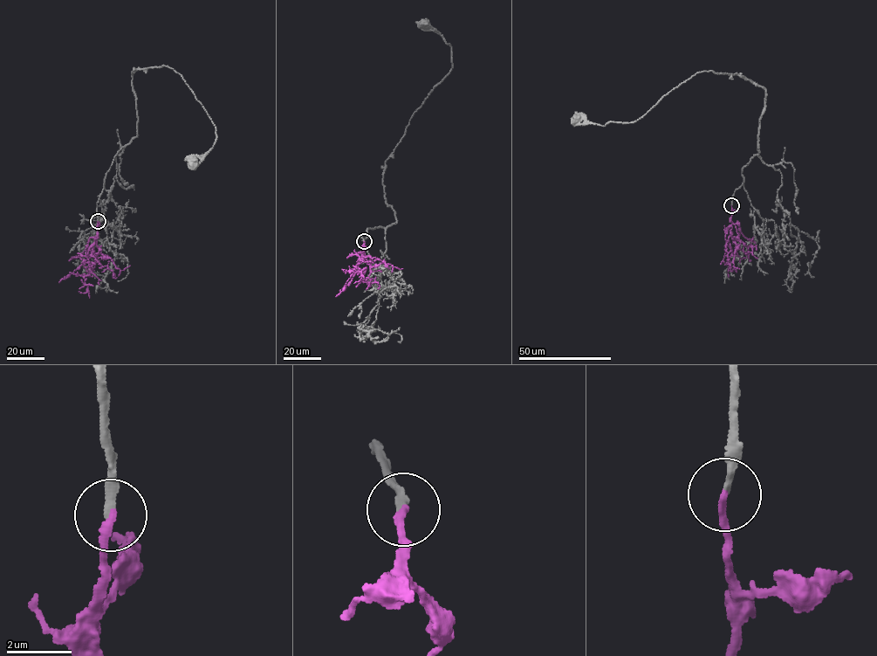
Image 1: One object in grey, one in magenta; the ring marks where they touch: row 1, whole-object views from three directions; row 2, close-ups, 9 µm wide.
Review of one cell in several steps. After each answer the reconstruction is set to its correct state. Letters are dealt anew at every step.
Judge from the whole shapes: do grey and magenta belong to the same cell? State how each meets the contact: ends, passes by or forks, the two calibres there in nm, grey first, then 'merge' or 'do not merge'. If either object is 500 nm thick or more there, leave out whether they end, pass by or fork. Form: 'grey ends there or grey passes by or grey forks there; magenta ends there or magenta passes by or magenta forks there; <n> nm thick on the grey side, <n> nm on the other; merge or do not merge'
grey ends there; magenta ends there; 240 nm thick on the grey side, 220 nm on the other; merge

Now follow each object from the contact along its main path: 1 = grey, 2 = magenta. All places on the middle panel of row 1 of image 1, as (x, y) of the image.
1: (364, 241), (367, 228), (396, 221), (385, 197), (385, 162), (413, 114), (453, 66), (450, 45), (425, 24)
2: (364, 241), (362, 258), (355, 268), (365, 269), (365, 272), (357, 272), (362, 276), (353, 283)

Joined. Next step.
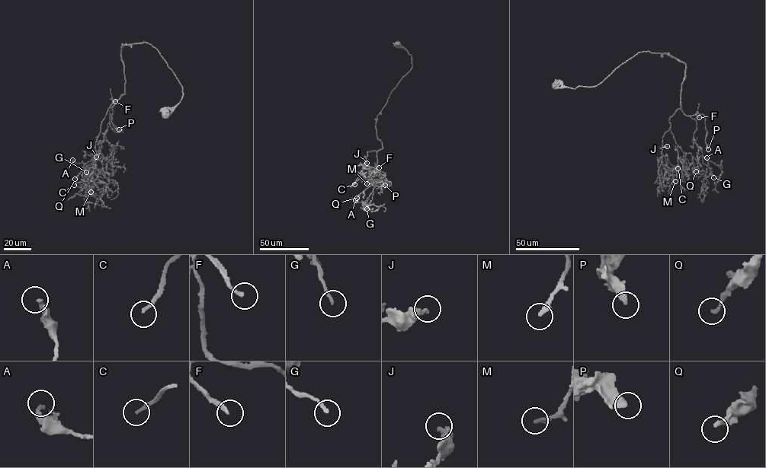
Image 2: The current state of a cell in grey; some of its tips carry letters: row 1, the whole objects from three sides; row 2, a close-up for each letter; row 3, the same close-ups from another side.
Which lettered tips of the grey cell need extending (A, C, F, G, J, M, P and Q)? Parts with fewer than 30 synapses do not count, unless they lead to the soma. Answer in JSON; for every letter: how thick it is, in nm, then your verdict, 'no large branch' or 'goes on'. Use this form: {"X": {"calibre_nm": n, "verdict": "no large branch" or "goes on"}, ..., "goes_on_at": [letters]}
{"A": {"calibre_nm": 260, "verdict": "no large branch"}, "C": {"calibre_nm": 160, "verdict": "goes on"}, "F": {"calibre_nm": 180, "verdict": "goes on"}, "G": {"calibre_nm": 180, "verdict": "no large branch"}, "J": {"calibre_nm": 280, "verdict": "no large branch"}, "M": {"calibre_nm": 240, "verdict": "goes on"}, "P": {"calibre_nm": 480, "verdict": "goes on"}, "Q": {"calibre_nm": 180, "verdict": "no large branch"}, "goes_on_at": ["C", "F", "M", "P"]}

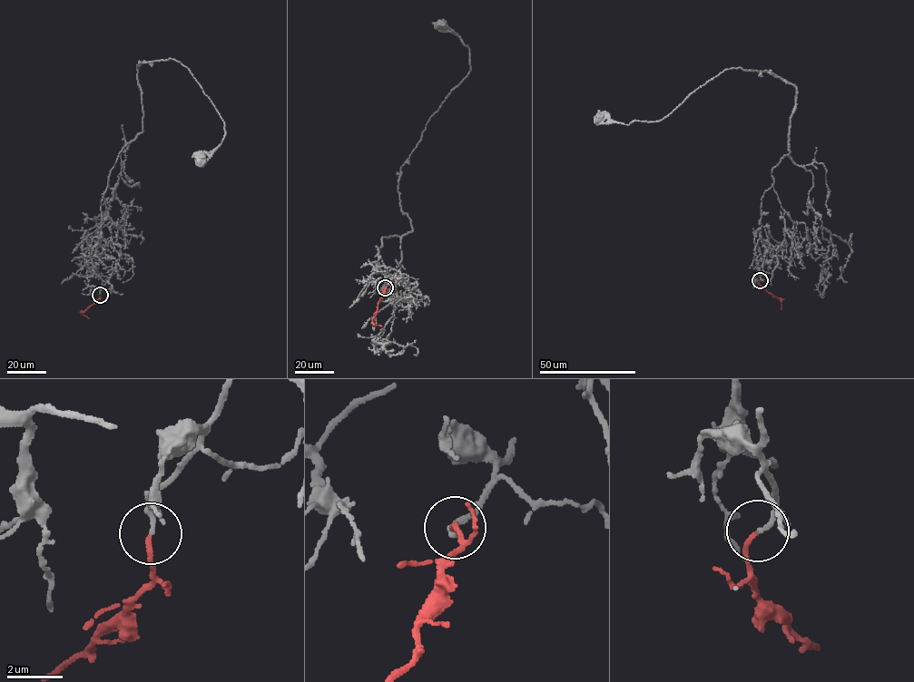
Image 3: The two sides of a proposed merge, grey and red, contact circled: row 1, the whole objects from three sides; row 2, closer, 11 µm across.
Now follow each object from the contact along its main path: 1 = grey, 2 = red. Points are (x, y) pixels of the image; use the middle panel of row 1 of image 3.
1: (385, 287), (402, 280), (385, 268), (381, 238), (412, 229), (400, 169), (471, 69), (468, 47), (442, 24)
2: (385, 287), (372, 321), (374, 325), (381, 326)

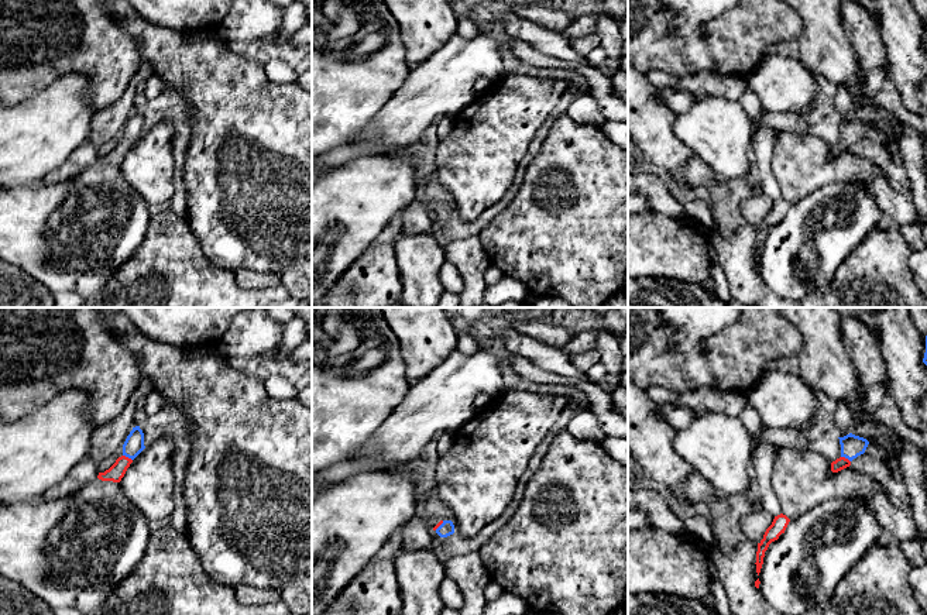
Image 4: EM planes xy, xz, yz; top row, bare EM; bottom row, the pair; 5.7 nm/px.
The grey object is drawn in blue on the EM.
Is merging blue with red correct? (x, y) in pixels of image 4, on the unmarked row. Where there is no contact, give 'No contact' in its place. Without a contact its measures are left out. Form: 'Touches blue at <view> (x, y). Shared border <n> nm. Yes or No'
Touches blue at xy (127, 140). Shared border 70 nm. Yes

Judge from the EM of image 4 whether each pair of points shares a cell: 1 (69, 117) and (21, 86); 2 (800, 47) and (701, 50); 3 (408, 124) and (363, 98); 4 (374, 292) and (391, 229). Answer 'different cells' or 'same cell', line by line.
1: different cells
2: different cells
3: different cells
4: same cell

